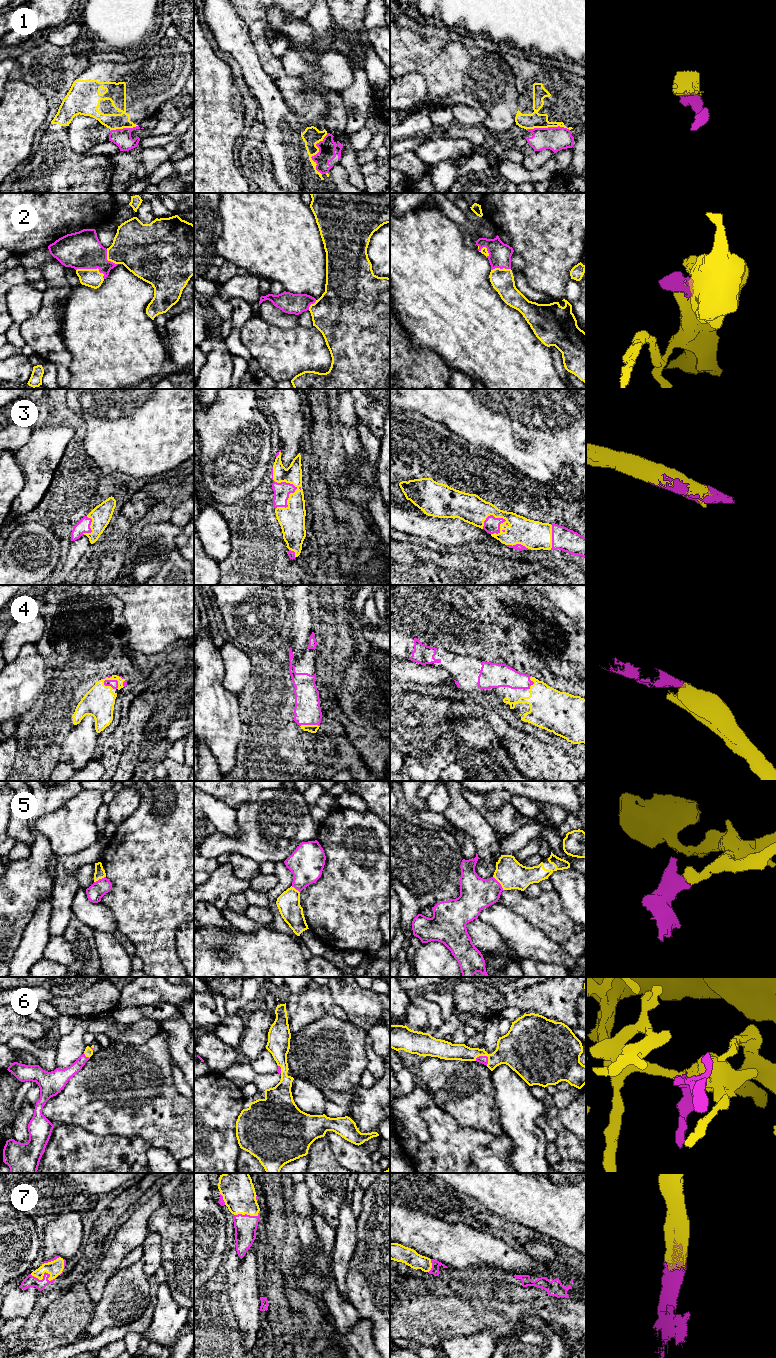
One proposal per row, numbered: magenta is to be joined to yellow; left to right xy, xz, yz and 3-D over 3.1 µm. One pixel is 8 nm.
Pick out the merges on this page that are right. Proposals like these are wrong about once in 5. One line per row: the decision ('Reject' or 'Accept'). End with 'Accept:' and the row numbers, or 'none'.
1: Reject
2: Accept
3: Accept
4: Accept
5: Accept
6: Accept
7: Accept
Accept: 2, 3, 4, 5, 6, 7

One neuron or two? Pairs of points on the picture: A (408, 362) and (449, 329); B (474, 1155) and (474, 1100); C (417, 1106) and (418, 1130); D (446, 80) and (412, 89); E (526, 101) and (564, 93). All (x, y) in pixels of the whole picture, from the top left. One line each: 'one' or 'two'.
A: two
B: two
C: one
D: two
E: one

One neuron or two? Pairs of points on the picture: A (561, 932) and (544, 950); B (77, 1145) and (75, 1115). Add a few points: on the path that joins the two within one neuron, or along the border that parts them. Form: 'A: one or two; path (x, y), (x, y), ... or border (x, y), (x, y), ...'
A: two; border (534, 927), (537, 927), (559, 944)
B: two; border (54, 1125), (76, 1124), (97, 1136)

